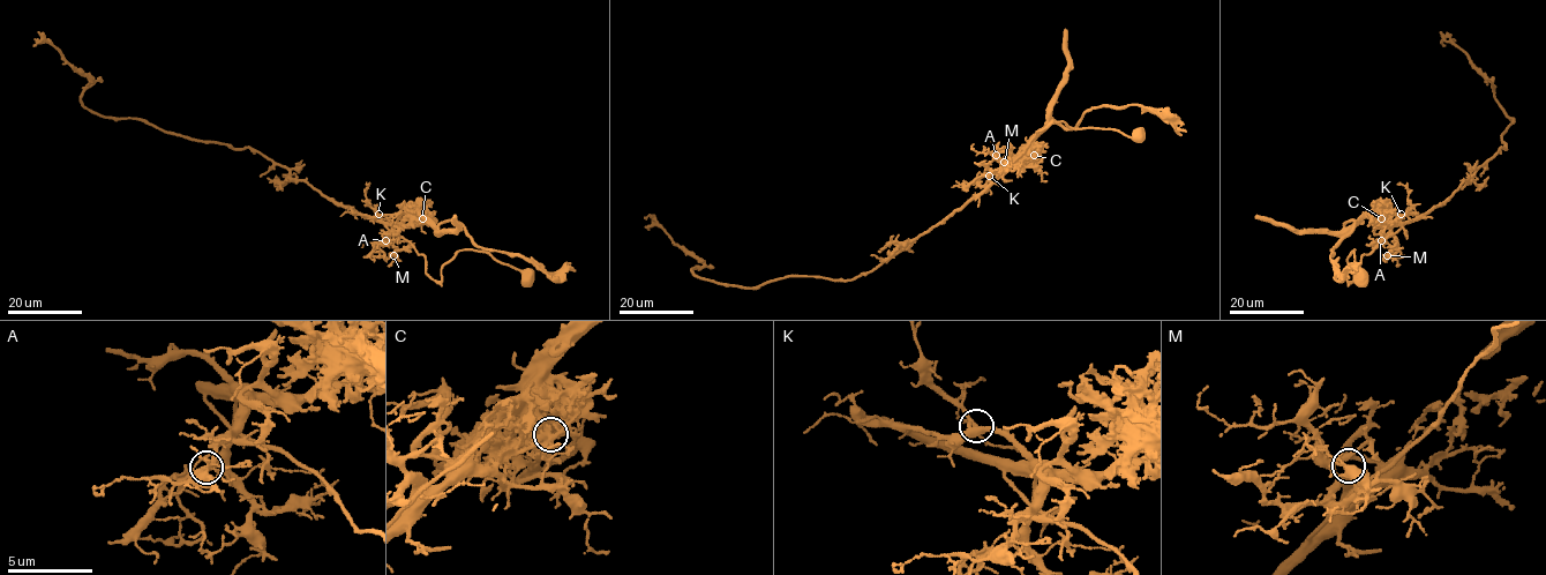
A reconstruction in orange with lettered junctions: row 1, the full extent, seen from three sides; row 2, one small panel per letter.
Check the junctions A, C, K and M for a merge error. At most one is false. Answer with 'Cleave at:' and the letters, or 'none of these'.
Cleave at: C

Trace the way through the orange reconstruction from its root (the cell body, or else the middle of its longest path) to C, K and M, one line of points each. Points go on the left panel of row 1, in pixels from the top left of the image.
C: (525, 279), (488, 253), (459, 249), (435, 282), (425, 273), (425, 258), (392, 232), (422, 218)
K: (525, 279), (488, 253), (459, 249), (435, 282), (425, 273), (425, 258), (379, 214)
M: (525, 279), (488, 253), (459, 249), (435, 282), (425, 273), (425, 258), (391, 233), (393, 255)

